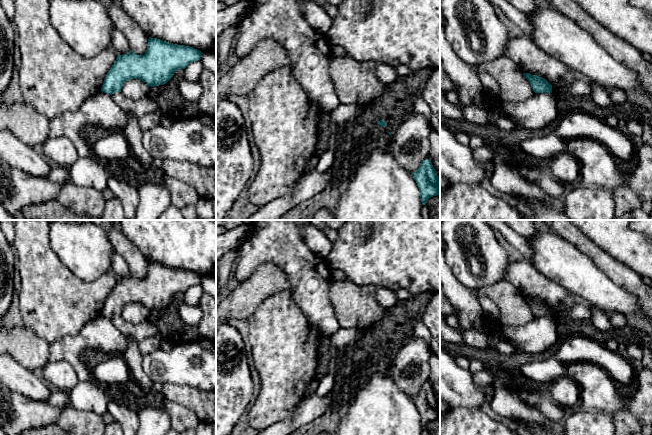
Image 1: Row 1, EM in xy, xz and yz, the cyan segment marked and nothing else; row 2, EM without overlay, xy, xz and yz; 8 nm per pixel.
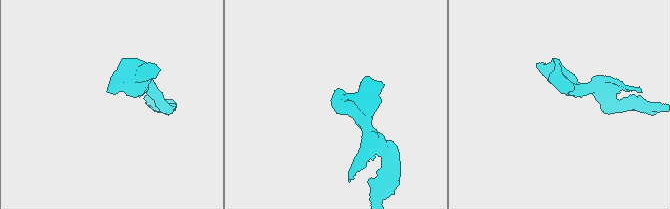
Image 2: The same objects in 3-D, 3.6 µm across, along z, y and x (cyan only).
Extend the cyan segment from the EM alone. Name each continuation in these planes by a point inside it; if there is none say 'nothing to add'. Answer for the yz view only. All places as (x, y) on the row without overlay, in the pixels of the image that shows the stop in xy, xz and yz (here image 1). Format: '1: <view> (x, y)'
nothing to add

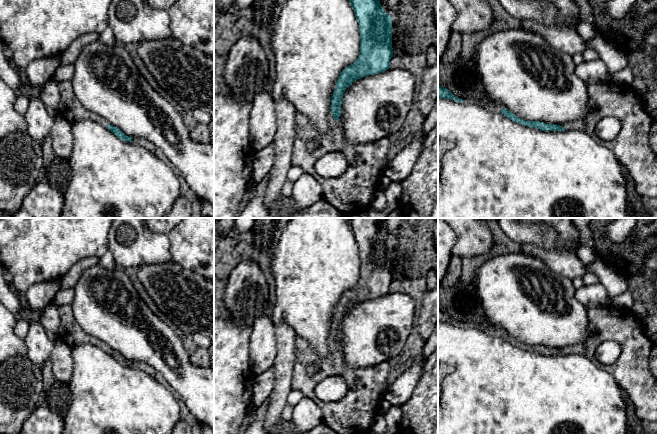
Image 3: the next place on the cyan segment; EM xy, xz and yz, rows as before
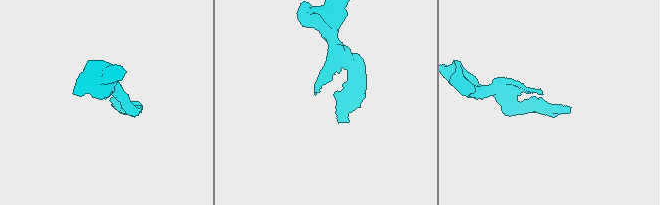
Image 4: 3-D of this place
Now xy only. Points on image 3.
1: xy (145, 367)

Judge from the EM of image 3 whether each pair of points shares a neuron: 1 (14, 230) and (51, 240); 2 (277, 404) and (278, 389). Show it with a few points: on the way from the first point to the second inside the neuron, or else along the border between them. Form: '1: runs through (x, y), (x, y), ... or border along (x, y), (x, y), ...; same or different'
1: runs through (23, 230), (42, 231); same
2: runs through (277, 400), (278, 393); same

